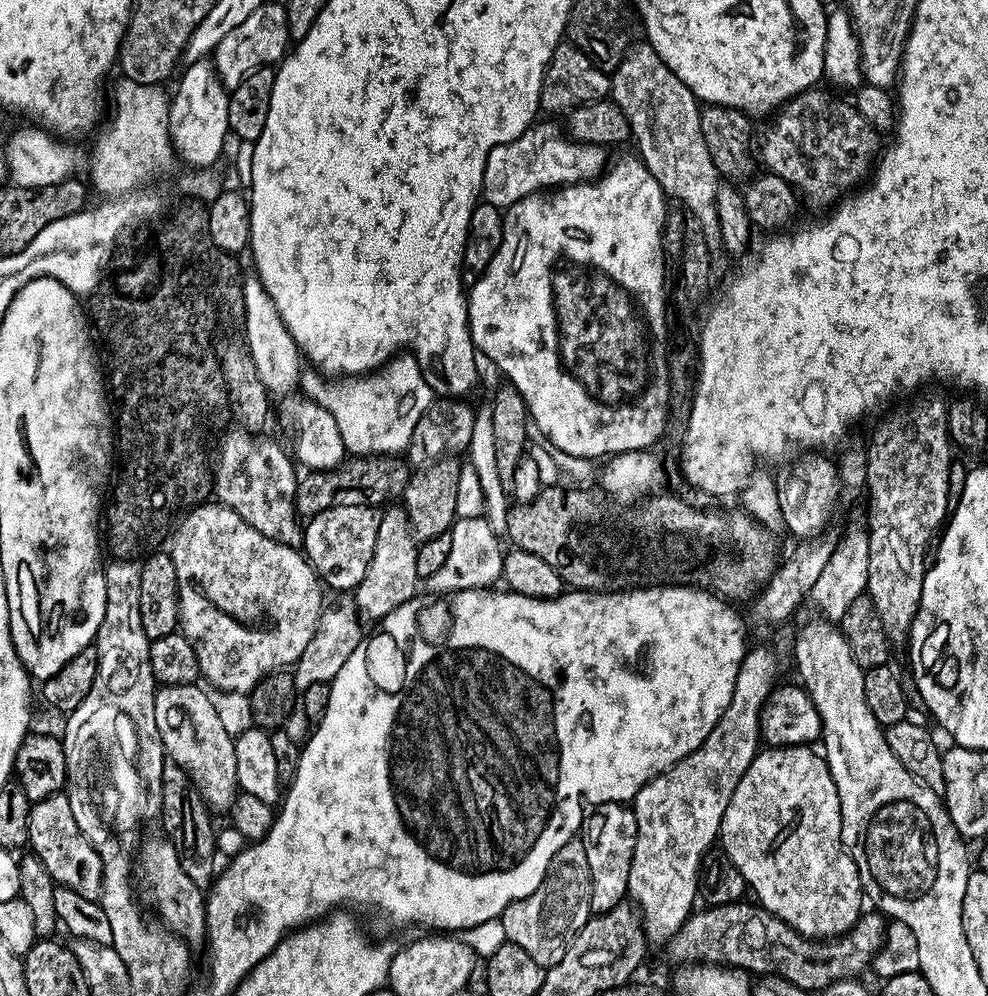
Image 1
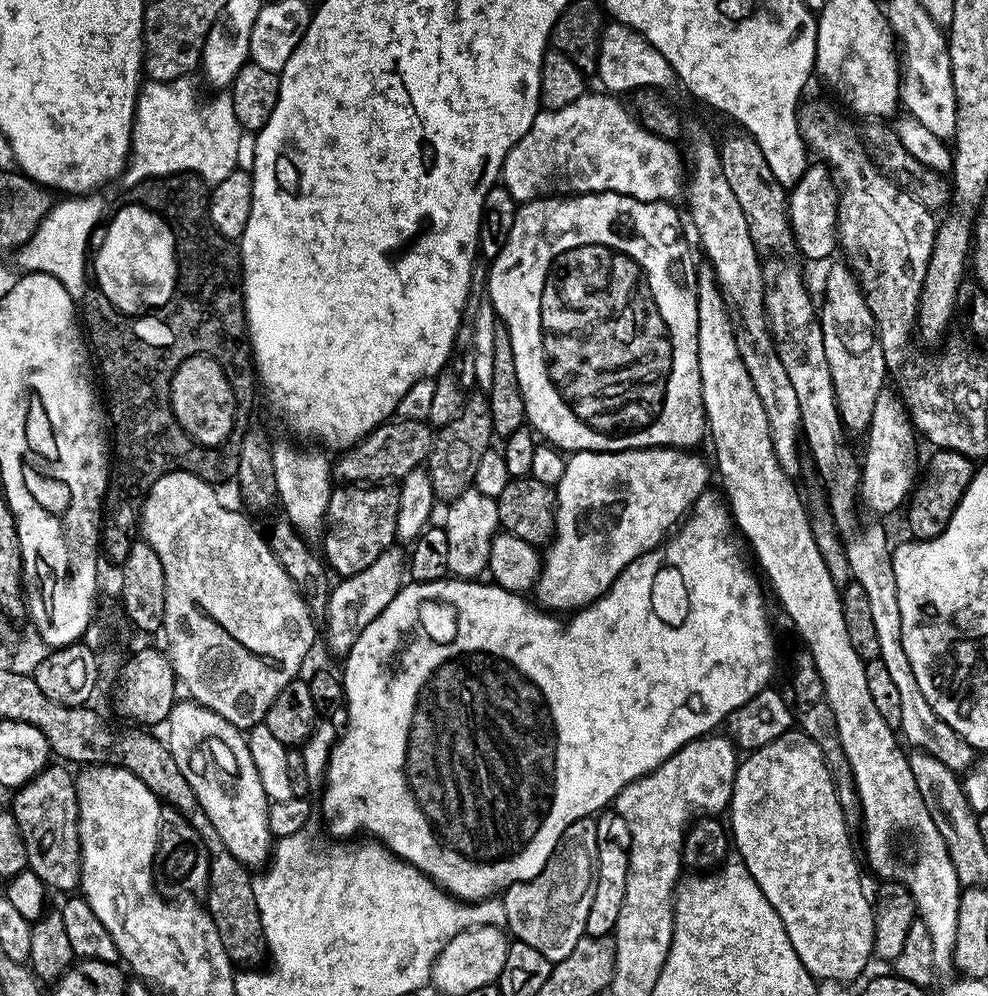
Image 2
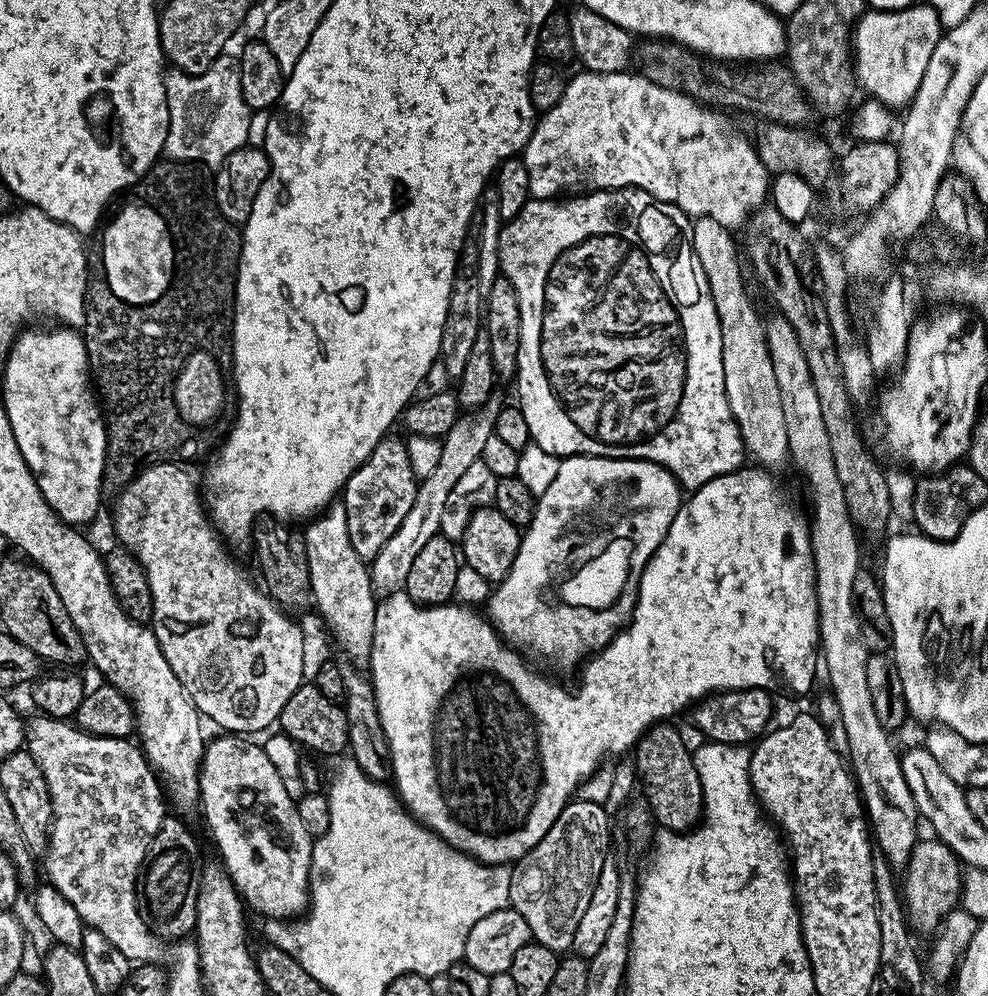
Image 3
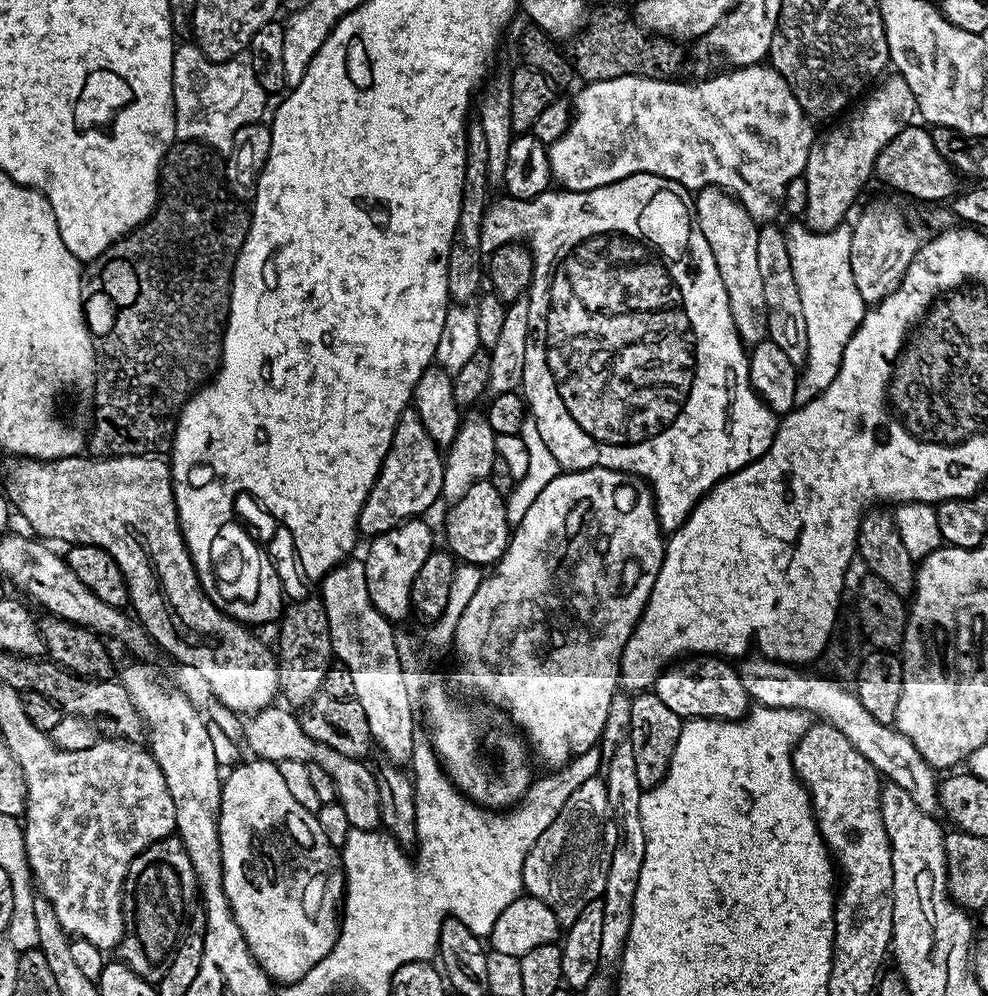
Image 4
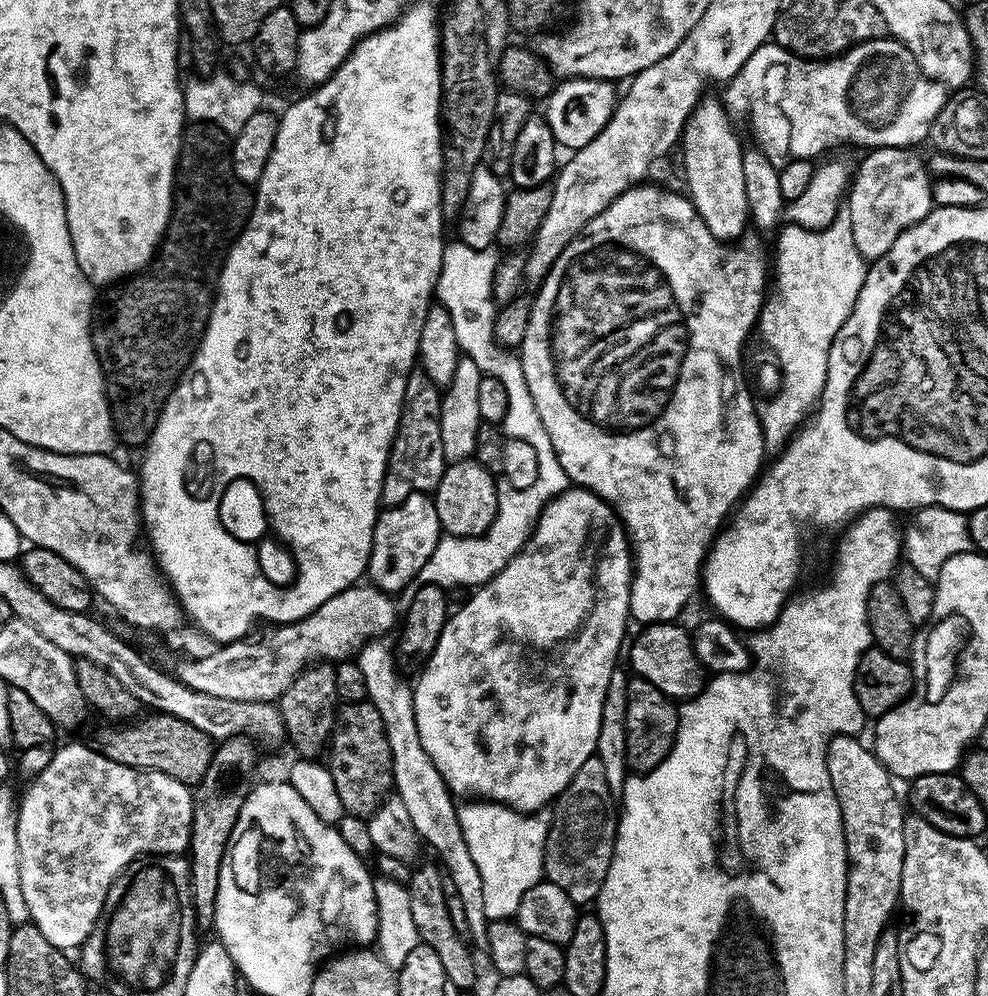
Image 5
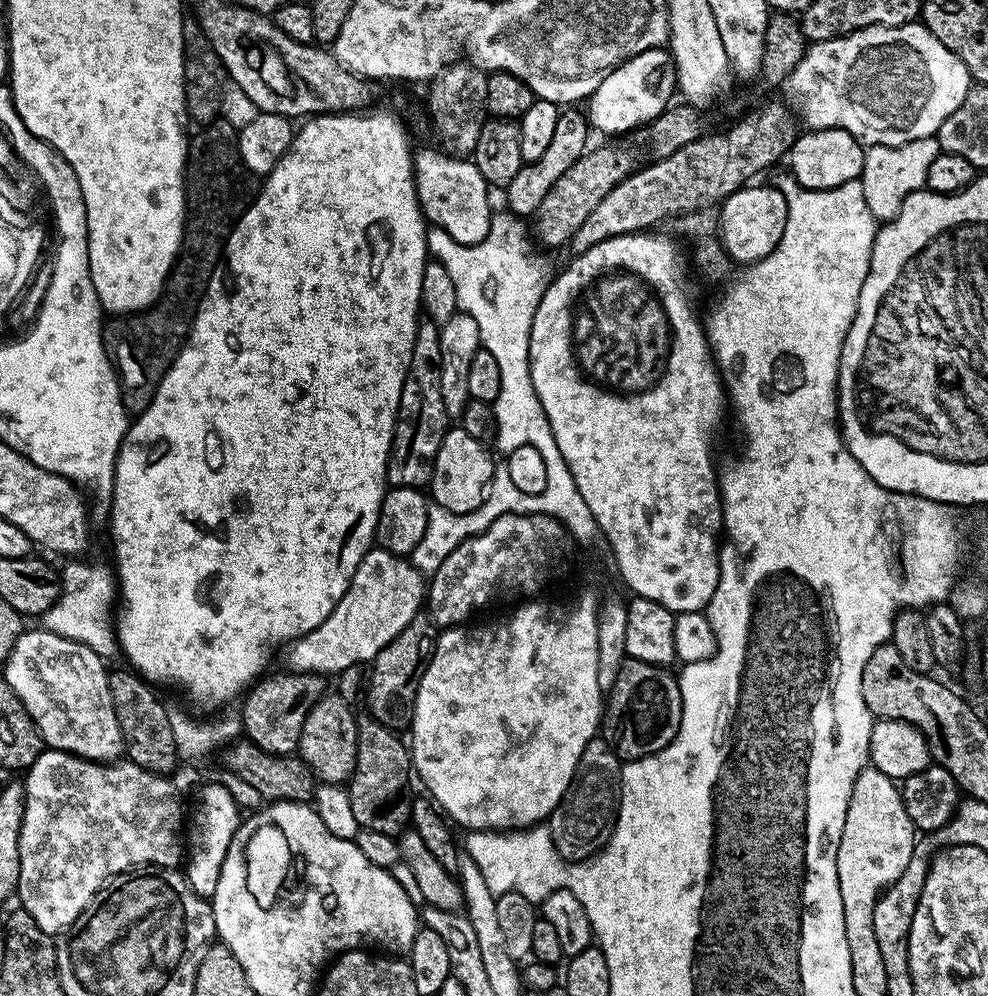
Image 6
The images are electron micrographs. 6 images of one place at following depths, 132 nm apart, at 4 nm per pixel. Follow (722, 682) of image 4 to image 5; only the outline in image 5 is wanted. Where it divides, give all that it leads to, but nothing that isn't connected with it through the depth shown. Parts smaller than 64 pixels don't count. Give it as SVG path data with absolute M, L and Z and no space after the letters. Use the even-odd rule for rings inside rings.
M665 622L641 627L632 649L631 644L627 649L626 660L628 656L632 663L631 671L639 679L650 682L650 686L658 686L658 690L673 701L683 702L697 696L706 687L706 669L698 654L694 654L691 635L687 631L684 633L678 625L676 622Z

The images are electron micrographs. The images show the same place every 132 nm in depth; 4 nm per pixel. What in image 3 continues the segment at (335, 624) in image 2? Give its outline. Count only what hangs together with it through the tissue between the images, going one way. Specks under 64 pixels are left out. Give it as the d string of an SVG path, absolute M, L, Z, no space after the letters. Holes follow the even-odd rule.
M491 398L482 407L471 413L469 420L460 418L456 425L442 437L442 458L438 467L429 475L419 481L414 506L410 506L410 514L402 518L402 526L390 534L390 542L382 546L382 550L370 562L372 574L372 586L377 593L387 594L403 589L406 582L406 574L410 574L410 566L414 563L414 557L420 553L422 546L430 542L440 531L442 522L442 510L446 510L446 498L450 498L450 490L454 490L458 478L470 467L473 462L478 462L486 450L486 438L490 438L496 431L496 419L500 413L502 404L498 399Z

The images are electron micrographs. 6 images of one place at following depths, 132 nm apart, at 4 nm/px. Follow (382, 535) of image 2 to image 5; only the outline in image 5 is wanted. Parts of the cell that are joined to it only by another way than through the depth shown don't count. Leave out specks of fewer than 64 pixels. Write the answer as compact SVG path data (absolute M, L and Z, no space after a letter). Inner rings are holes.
M413 370L406 382L406 394L400 411L400 421L392 439L388 468L380 491L381 501L391 506L410 498L415 492L435 493L446 461L442 454L442 422L440 421L441 387L425 372Z

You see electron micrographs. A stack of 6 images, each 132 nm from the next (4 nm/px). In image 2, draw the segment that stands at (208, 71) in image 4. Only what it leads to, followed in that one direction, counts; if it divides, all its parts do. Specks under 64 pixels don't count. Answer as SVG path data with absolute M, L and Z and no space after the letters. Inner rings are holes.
M191 75L178 79L145 81L136 98L131 150L124 173L128 182L147 175L180 172L198 173L205 184L215 186L237 169L244 131L230 104L218 108L218 115L202 110Z

